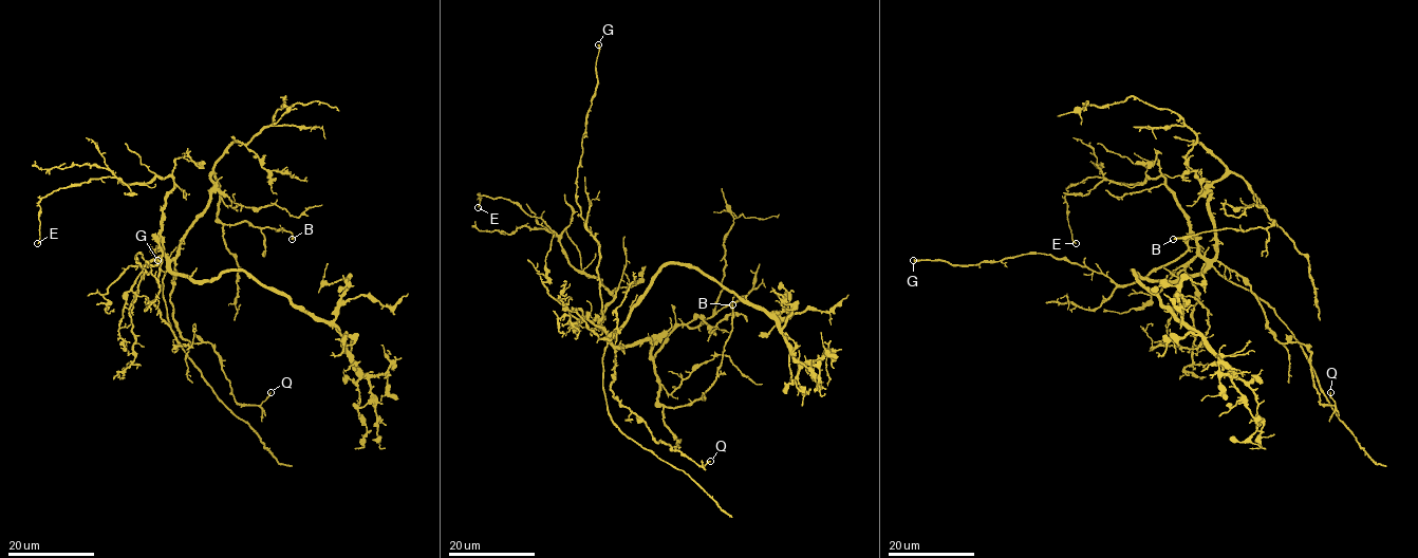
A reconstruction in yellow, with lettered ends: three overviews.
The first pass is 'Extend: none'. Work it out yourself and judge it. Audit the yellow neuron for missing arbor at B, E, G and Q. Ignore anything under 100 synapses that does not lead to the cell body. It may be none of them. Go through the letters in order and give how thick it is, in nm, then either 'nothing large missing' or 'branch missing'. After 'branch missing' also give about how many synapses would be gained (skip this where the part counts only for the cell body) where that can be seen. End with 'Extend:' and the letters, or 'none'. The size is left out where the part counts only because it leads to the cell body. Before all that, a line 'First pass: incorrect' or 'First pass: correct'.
First pass: correct
B: 180 nm | nothing large missing
E: 100 nm | nothing large missing
G: 150 nm | nothing large missing
Q: 140 nm | nothing large missing
Extend: none

